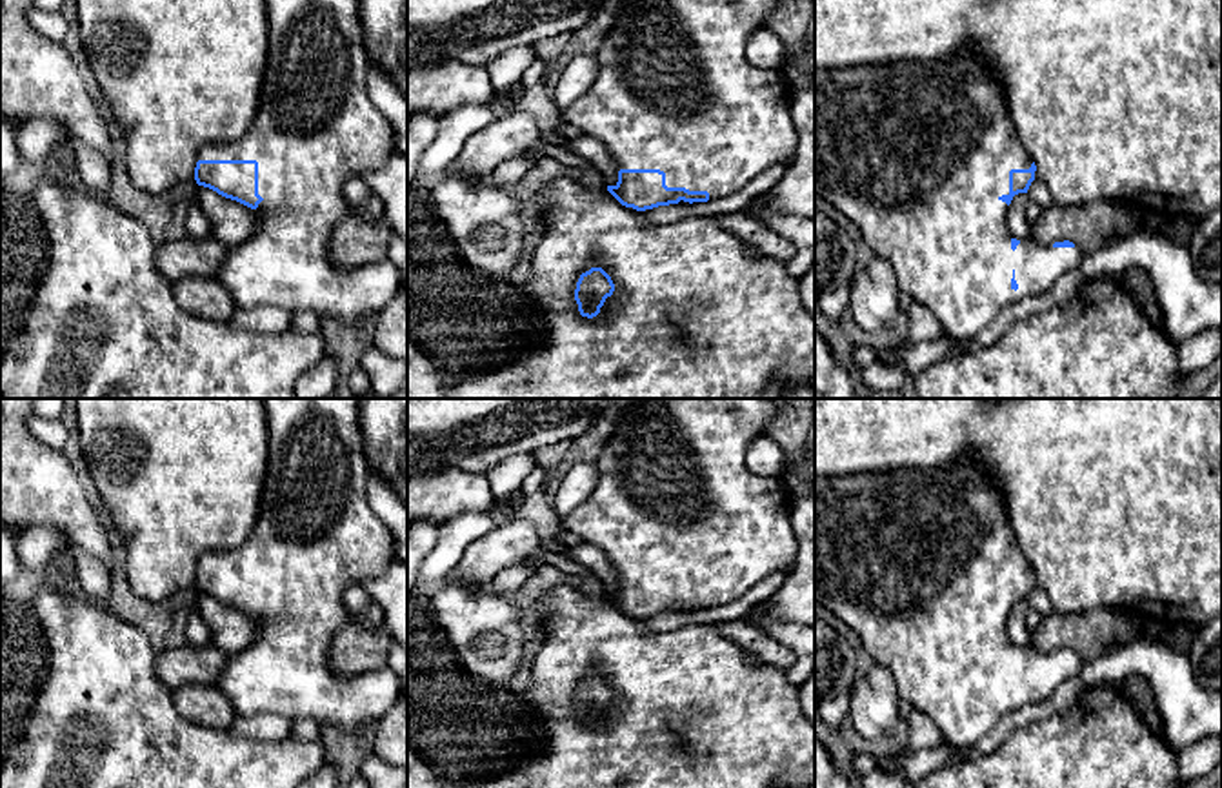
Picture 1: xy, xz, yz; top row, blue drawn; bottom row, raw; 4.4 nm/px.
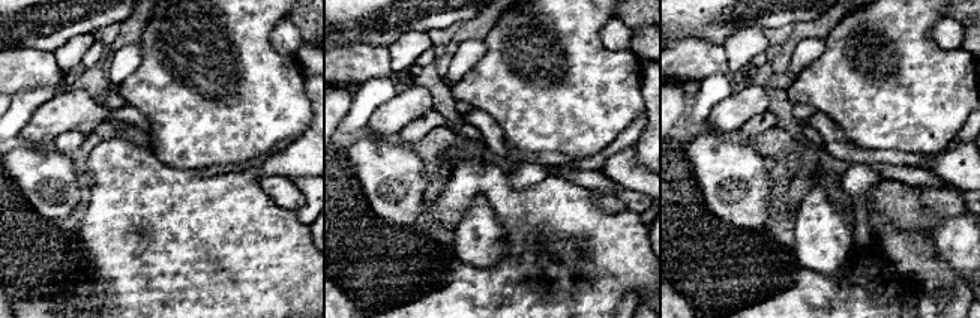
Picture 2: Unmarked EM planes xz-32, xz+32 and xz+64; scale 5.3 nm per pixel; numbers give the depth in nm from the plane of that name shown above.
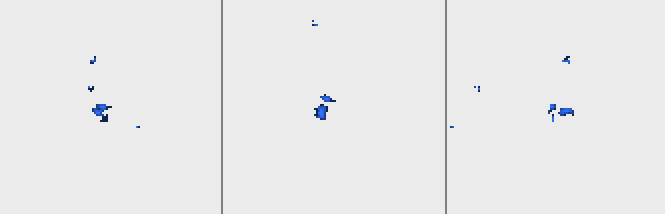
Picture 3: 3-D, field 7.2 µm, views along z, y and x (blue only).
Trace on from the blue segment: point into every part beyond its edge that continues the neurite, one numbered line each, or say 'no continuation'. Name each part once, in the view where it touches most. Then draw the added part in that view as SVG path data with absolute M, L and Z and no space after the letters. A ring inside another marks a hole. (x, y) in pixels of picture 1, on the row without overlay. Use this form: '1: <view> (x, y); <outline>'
1: xy (315, 535); M360 399L262 400L267 411L269 442L258 520L240 546L209 551L198 559L198 568L256 568L258 602L264 606L256 615L260 633L245 650L227 655L215 686L236 717L276 713L293 722L313 719L320 726L331 724L355 732L364 724L376 724L402 693L402 684L389 668L351 679L336 677L329 668L329 644L351 617L342 602L342 593L398 561L393 537L367 502L369 466L360 429Z

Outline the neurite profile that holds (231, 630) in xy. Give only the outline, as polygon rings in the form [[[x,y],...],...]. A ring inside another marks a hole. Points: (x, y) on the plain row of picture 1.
[[[198,593],[198,606],[204,622],[211,630],[211,644],[225,655],[245,650],[260,633],[258,619],[216,599]]]

